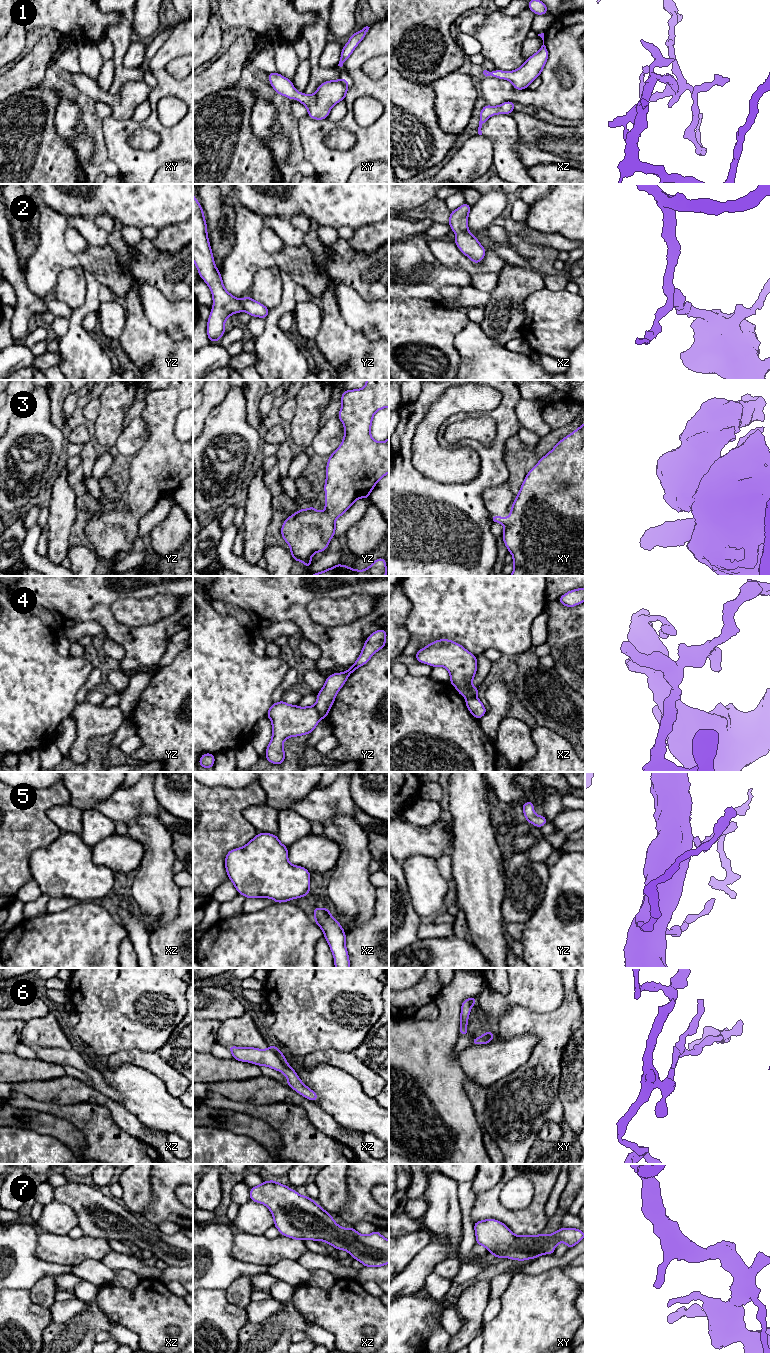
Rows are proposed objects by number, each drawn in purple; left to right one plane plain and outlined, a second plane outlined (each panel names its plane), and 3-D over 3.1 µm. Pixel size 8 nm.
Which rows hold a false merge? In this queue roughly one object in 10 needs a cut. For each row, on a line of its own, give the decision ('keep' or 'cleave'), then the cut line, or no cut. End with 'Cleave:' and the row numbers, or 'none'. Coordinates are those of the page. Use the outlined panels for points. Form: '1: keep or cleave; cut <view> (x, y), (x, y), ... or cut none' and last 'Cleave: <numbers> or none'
1: keep; cut none
2: keep; cut none
3: keep; cut none
4: cleave; cut yz (314, 706), (321, 718)
5: keep; cut none
6: keep; cut none
7: keep; cut none
Cleave: 4

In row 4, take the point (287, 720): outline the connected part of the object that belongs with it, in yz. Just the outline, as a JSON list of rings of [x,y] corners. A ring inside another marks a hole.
[[[281,700],[272,703],[266,716],[271,719],[272,738],[265,756],[271,764],[283,764],[285,751],[283,742],[289,737],[310,734],[320,721],[315,706],[299,707]]]

